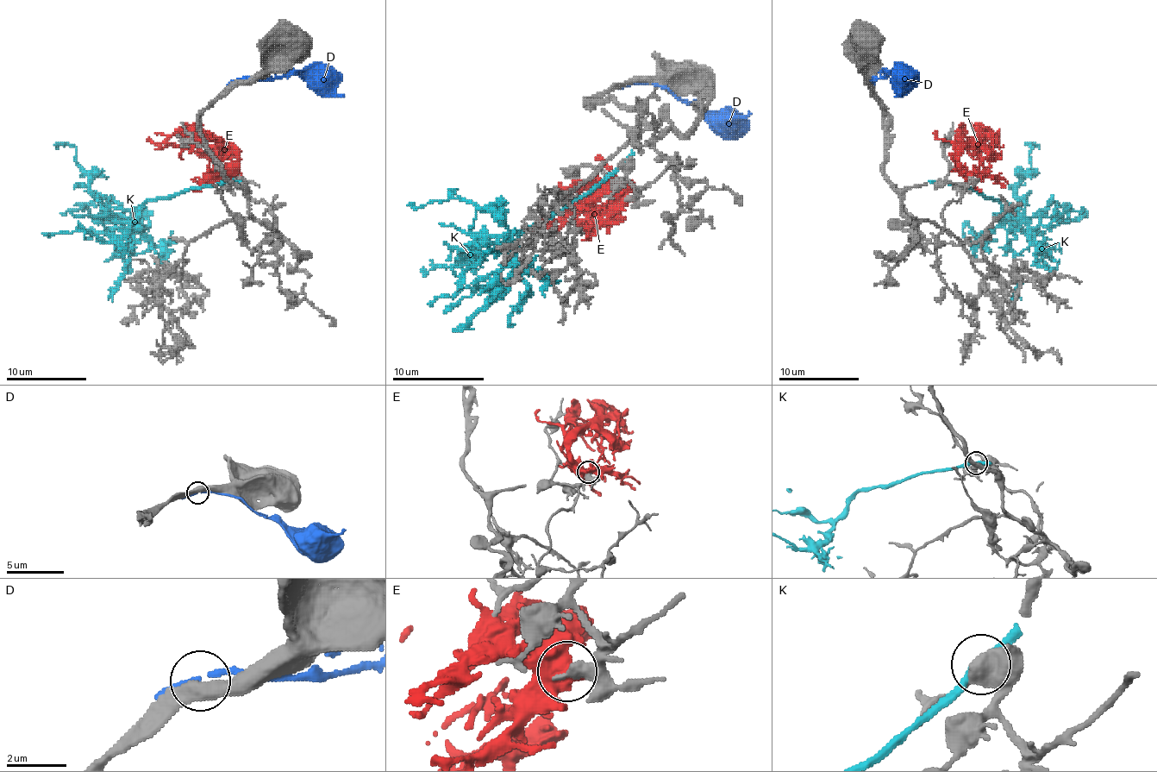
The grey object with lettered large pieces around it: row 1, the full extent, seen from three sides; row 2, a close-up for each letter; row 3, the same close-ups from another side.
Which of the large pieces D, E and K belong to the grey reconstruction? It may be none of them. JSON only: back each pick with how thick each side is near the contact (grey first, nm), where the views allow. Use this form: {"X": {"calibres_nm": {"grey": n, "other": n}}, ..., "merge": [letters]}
{"K": {"calibres_nm": {"grey": 440, "other": 240}}, "merge": ["K"]}

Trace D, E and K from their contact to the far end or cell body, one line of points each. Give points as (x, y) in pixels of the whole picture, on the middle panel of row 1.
D: (632, 84), (666, 86), (684, 102), (693, 102), (707, 113), (747, 116), (748, 111)
E: (625, 198), (625, 189), (629, 185), (618, 191), (606, 191), (591, 182), (577, 187), (565, 196), (565, 205)
K: (622, 164), (585, 193), (526, 228), (510, 244), (483, 244), (462, 251), (451, 267), (432, 267), (423, 276)

